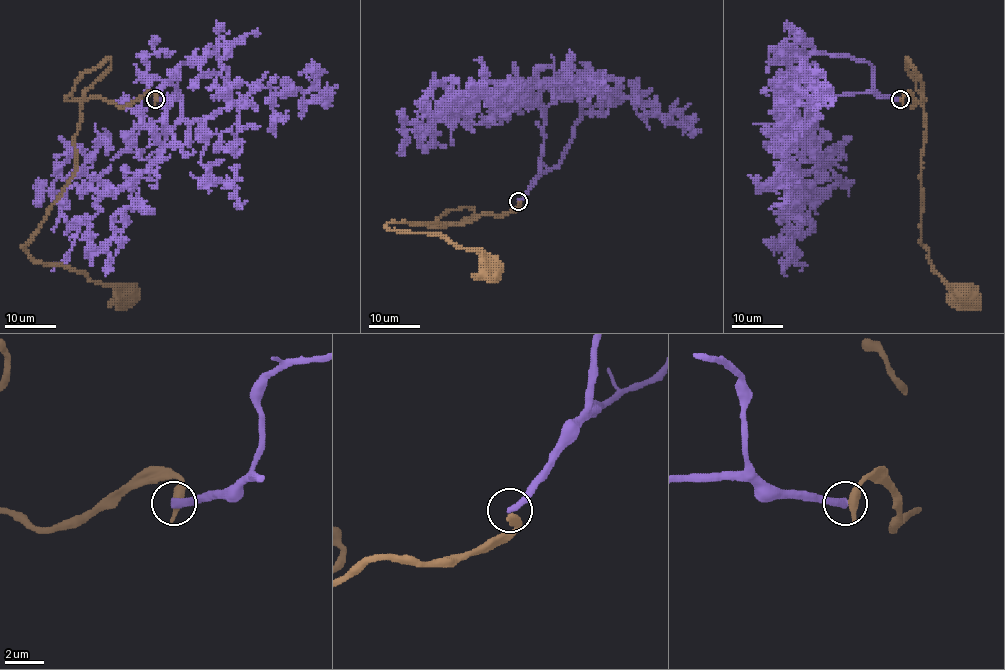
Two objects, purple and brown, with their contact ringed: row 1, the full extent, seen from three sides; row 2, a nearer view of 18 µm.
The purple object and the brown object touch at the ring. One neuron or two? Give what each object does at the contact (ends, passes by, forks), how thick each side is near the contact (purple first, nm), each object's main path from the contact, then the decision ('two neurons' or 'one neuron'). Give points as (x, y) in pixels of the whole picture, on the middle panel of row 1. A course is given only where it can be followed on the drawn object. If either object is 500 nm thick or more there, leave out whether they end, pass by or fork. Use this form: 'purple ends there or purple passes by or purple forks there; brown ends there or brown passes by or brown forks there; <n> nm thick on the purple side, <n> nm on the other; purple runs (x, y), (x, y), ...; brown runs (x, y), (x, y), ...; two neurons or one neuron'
360 nm thick on the purple side, 500 nm on the other; purple runs (518, 201), (538, 174), (544, 107), (462, 97), (451, 125), (437, 121), (419, 142), (417, 118), (435, 72); brown runs (518, 202), (497, 215), (442, 227), (386, 225), (477, 250), (490, 269); two neurons

